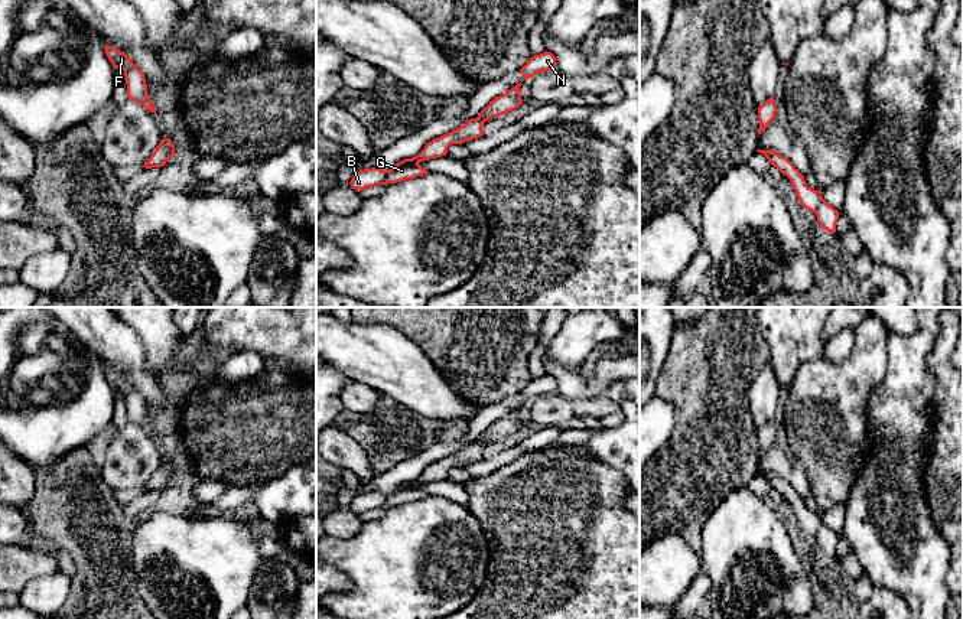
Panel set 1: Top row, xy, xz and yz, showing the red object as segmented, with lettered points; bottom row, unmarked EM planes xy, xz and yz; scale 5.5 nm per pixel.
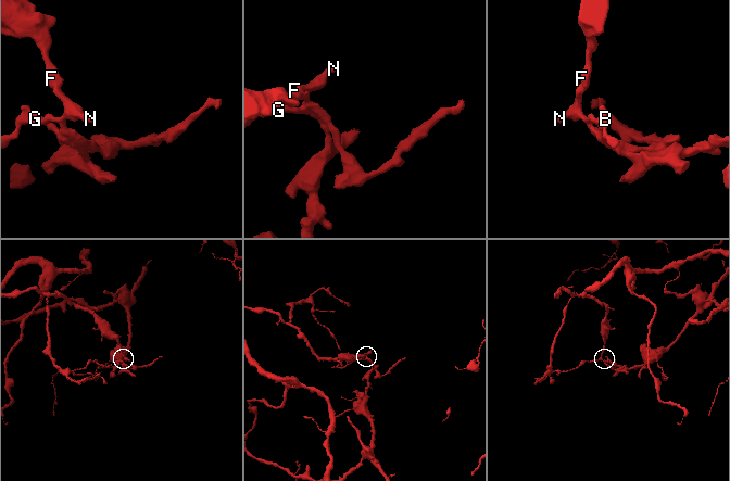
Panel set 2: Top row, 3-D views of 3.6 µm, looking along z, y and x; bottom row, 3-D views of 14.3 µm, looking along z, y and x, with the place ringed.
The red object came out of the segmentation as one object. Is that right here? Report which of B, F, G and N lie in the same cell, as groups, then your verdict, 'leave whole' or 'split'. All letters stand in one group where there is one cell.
B G / F N; split

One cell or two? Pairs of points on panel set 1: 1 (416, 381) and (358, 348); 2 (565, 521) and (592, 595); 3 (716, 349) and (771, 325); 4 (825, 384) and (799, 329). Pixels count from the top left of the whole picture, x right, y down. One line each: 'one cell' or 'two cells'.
1: one cell
2: one cell
3: two cells
4: two cells

